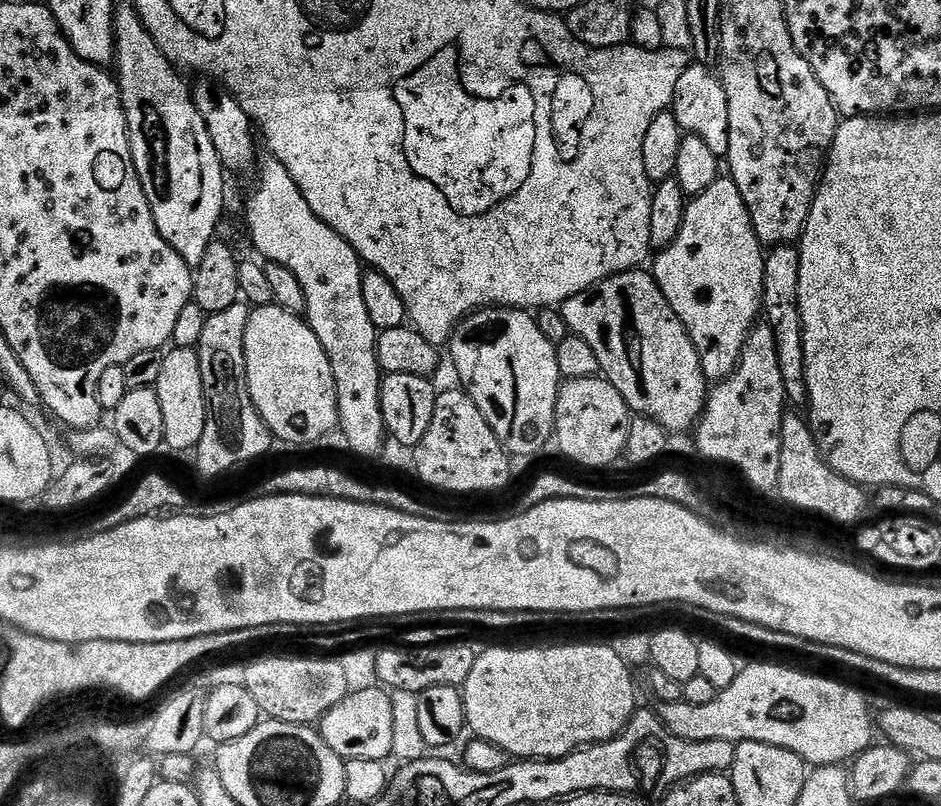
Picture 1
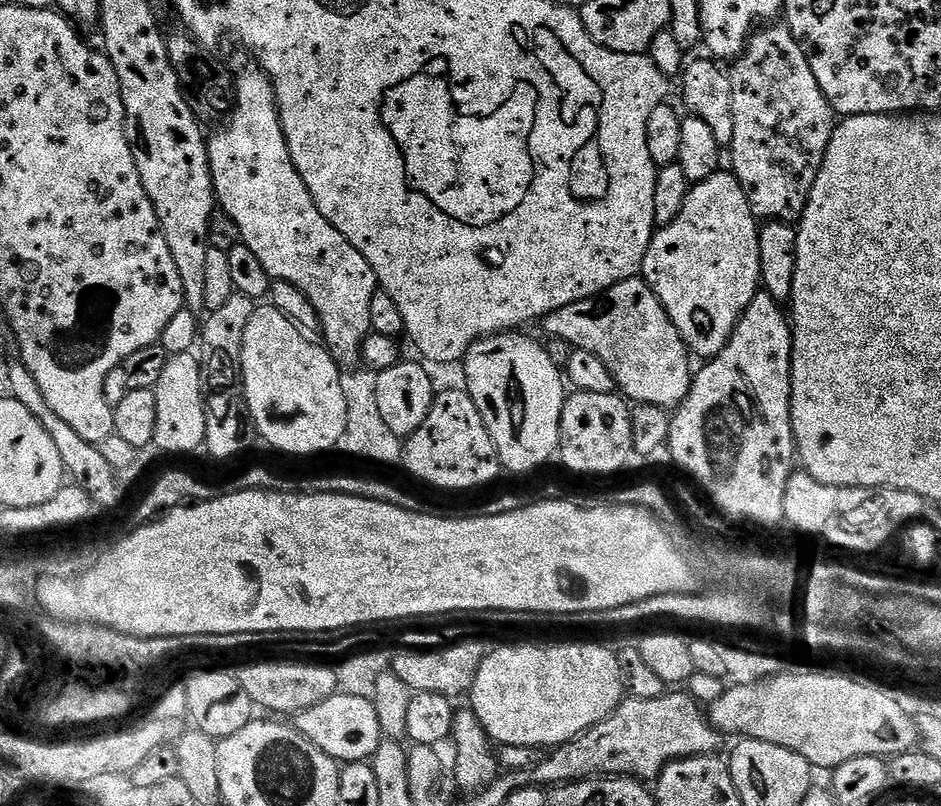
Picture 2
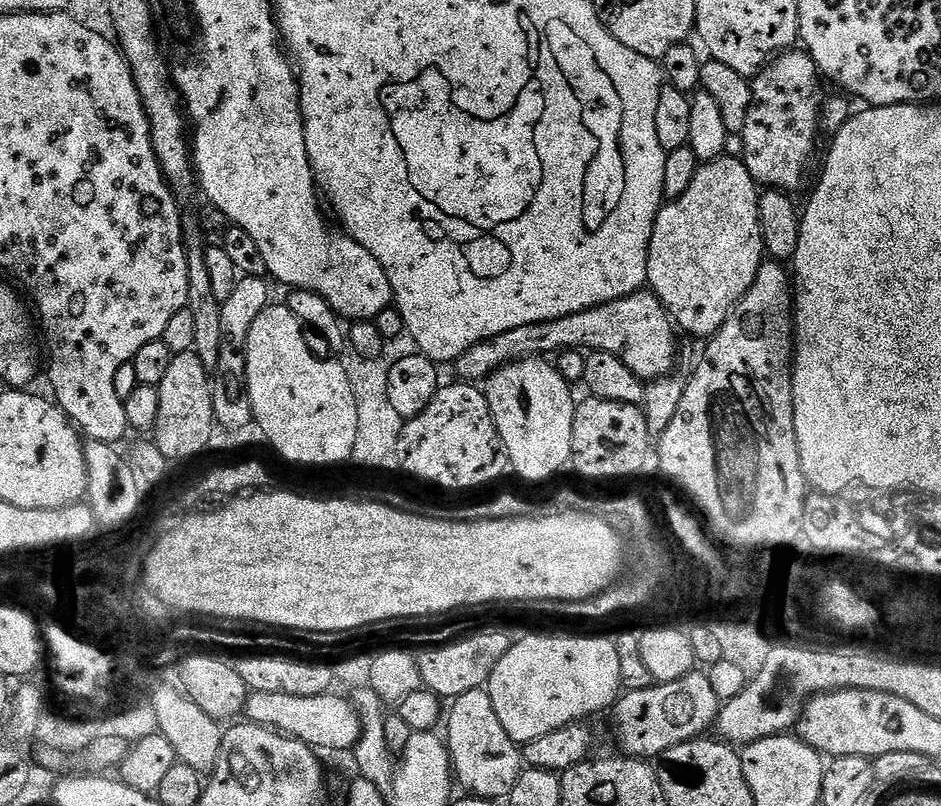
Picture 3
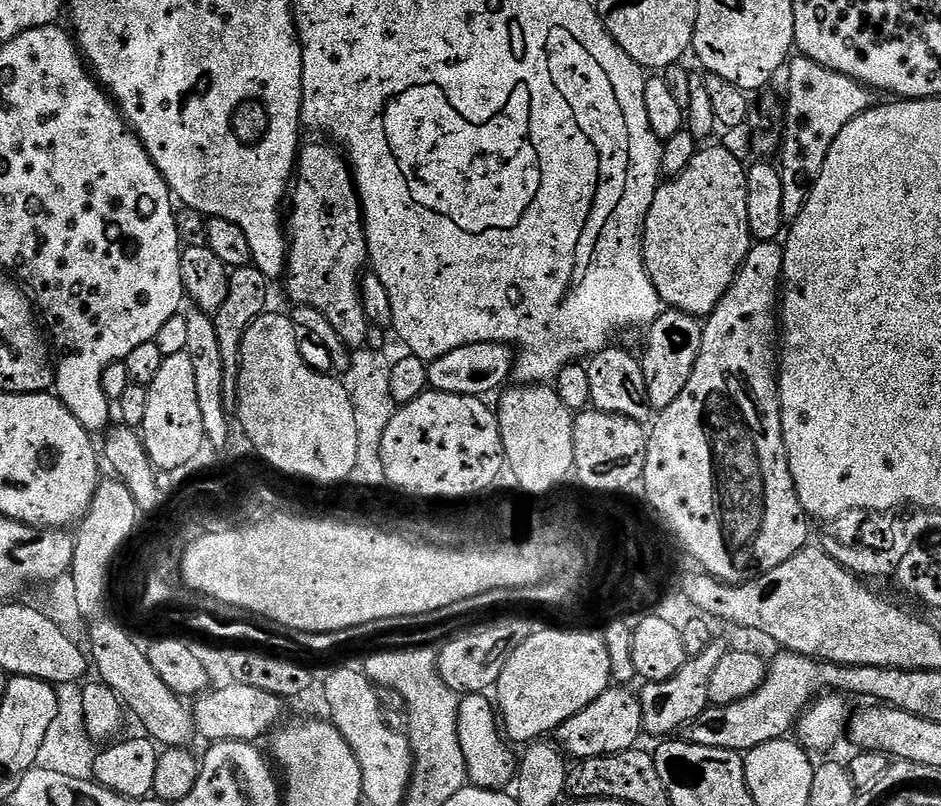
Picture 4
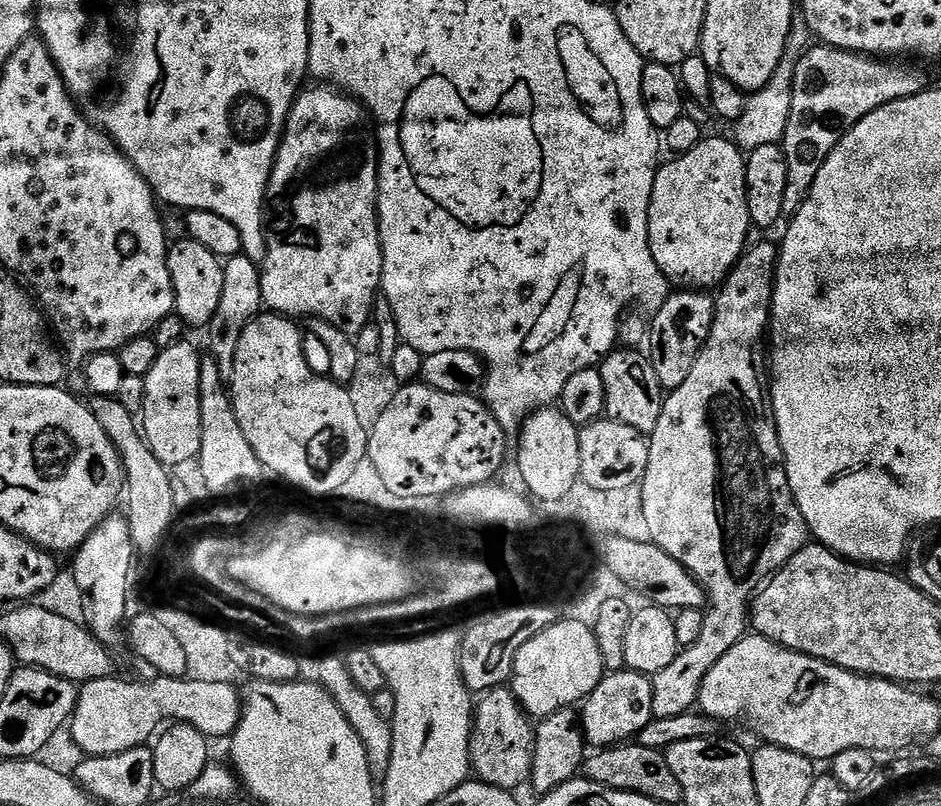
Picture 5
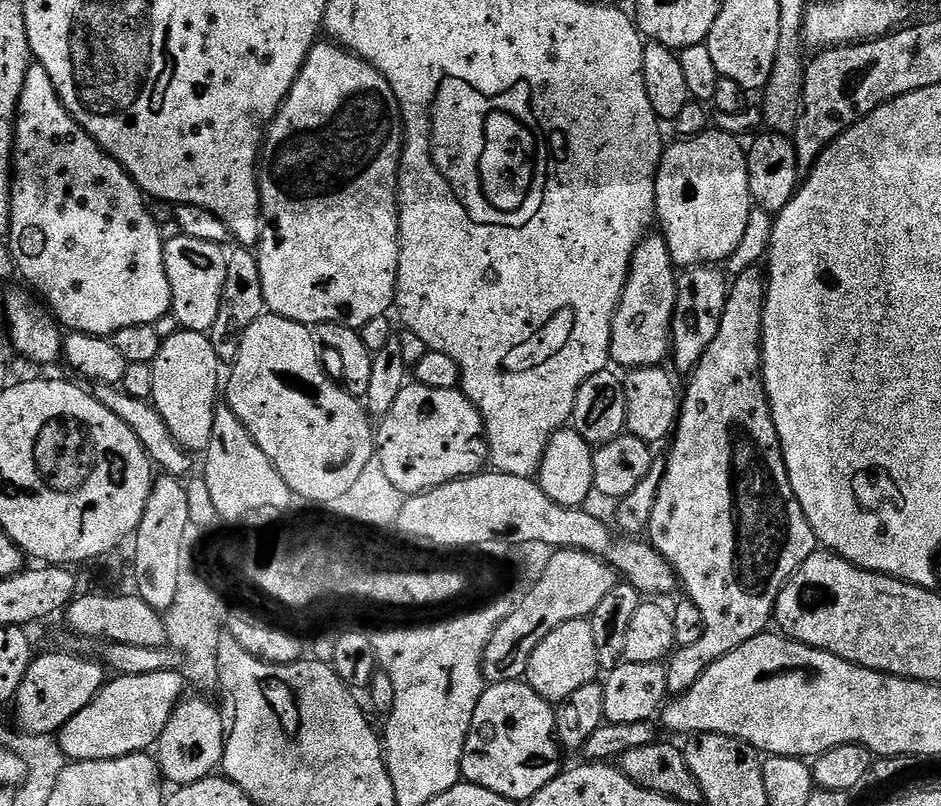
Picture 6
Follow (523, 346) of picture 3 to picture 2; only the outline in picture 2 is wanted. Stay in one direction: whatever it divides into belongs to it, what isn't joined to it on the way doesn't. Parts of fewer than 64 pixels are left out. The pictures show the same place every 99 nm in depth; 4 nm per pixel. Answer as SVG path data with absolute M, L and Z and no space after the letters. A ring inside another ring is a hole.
M635 276L630 279L623 280L620 283L616 283L614 287L610 287L607 291L600 293L597 296L591 296L589 299L582 299L581 302L574 302L568 306L562 307L558 311L551 312L550 315L546 315L541 319L540 326L543 326L544 334L549 336L556 336L562 338L566 342L572 344L573 349L587 350L590 354L594 354L595 357L601 358L602 362L606 363L606 368L610 370L611 376L615 379L617 389L633 403L658 405L659 408L667 408L674 410L678 408L682 401L685 400L686 394L689 393L689 386L692 384L692 378L694 375L693 368L690 368L690 362L692 362L691 353L685 345L683 338L678 334L677 327L674 326L669 320L669 315L666 314L665 308L658 301L657 295L645 281L643 277Z

